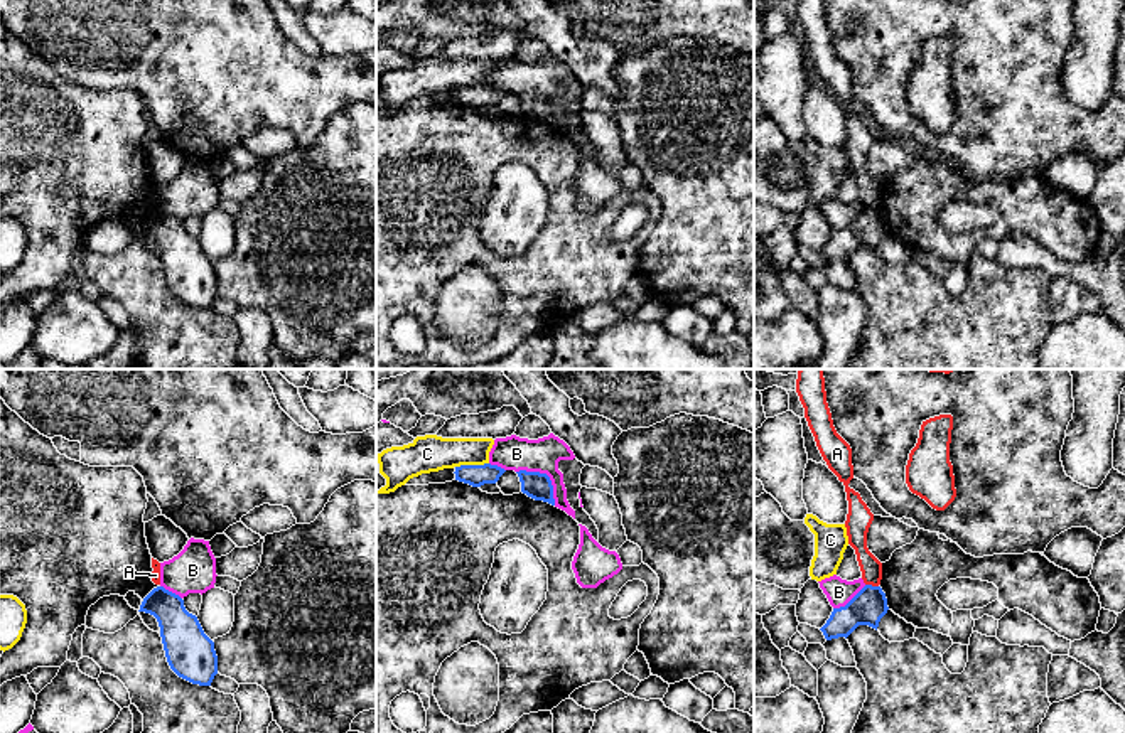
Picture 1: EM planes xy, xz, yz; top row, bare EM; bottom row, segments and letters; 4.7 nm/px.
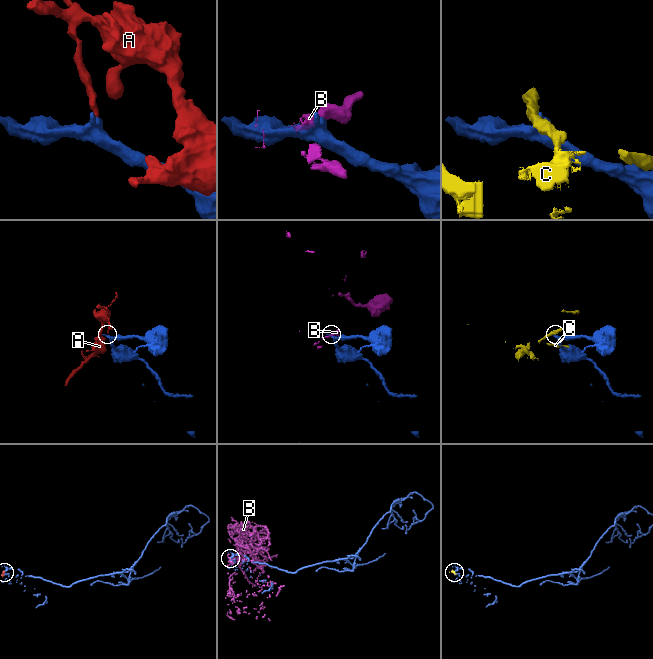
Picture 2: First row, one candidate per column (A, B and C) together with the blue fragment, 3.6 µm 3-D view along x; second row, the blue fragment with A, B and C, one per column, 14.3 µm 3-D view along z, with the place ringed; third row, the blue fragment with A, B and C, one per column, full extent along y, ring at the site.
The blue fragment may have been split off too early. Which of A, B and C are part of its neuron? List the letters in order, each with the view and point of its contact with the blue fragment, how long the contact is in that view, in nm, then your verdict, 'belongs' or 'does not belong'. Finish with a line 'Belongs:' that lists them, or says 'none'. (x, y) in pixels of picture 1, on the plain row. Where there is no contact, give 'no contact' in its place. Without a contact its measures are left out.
A: yz (871, 208) | 70 nm | does not belong
B: xz (547, 98) | 260 nm | does not belong
C: xz (471, 88) | 160 nm | does not belong
Belongs: none

